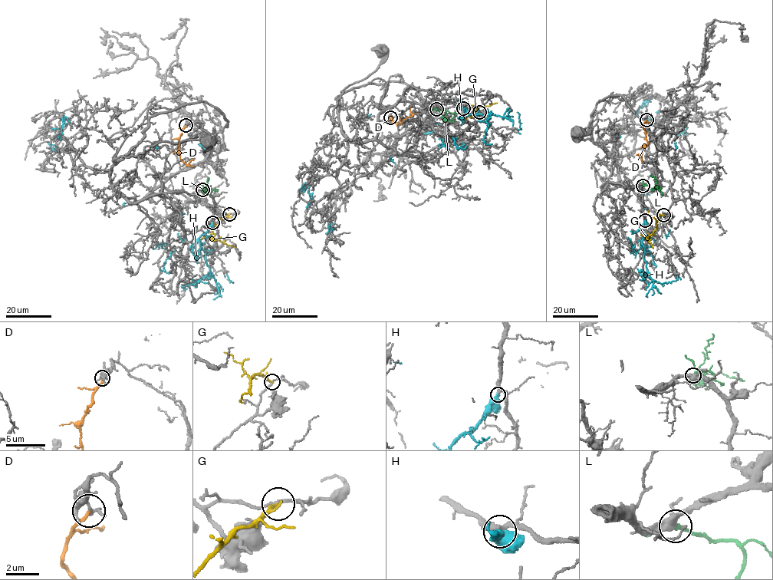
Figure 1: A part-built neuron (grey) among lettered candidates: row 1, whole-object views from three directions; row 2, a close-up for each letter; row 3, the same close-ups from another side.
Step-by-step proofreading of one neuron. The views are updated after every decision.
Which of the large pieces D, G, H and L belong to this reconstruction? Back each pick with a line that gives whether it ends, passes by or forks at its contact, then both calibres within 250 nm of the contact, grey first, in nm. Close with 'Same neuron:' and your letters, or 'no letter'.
L: it passes by; calibres 360 and 150 nm
Same neuron: L

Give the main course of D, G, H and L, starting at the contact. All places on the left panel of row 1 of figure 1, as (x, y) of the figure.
D: (185, 125), (179, 139), (179, 152), (180, 159), (188, 166), (193, 160)
G: (229, 214), (213, 229), (211, 237), (235, 248)
H: (212, 222), (198, 240), (194, 238), (156, 146), (70, 123), (66, 116), (62, 119), (63, 134)
L: (203, 189), (216, 190), (215, 189)

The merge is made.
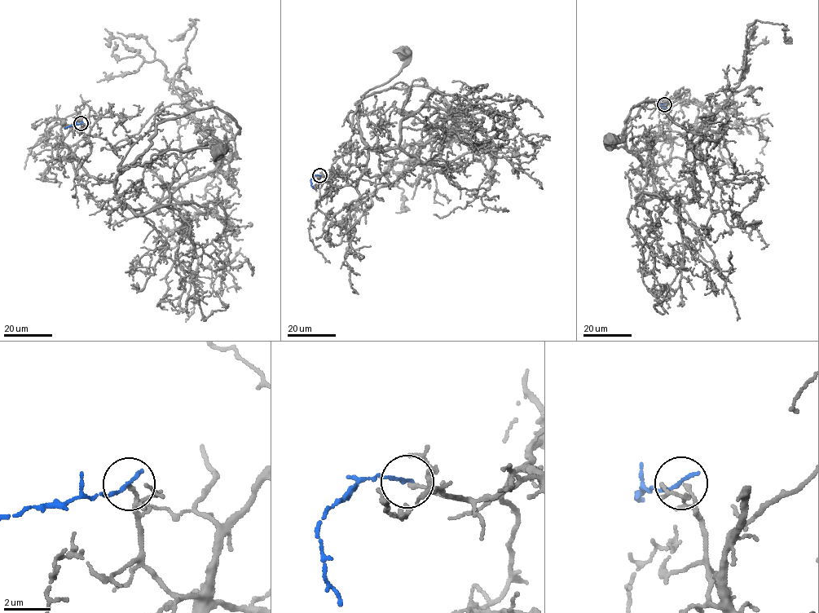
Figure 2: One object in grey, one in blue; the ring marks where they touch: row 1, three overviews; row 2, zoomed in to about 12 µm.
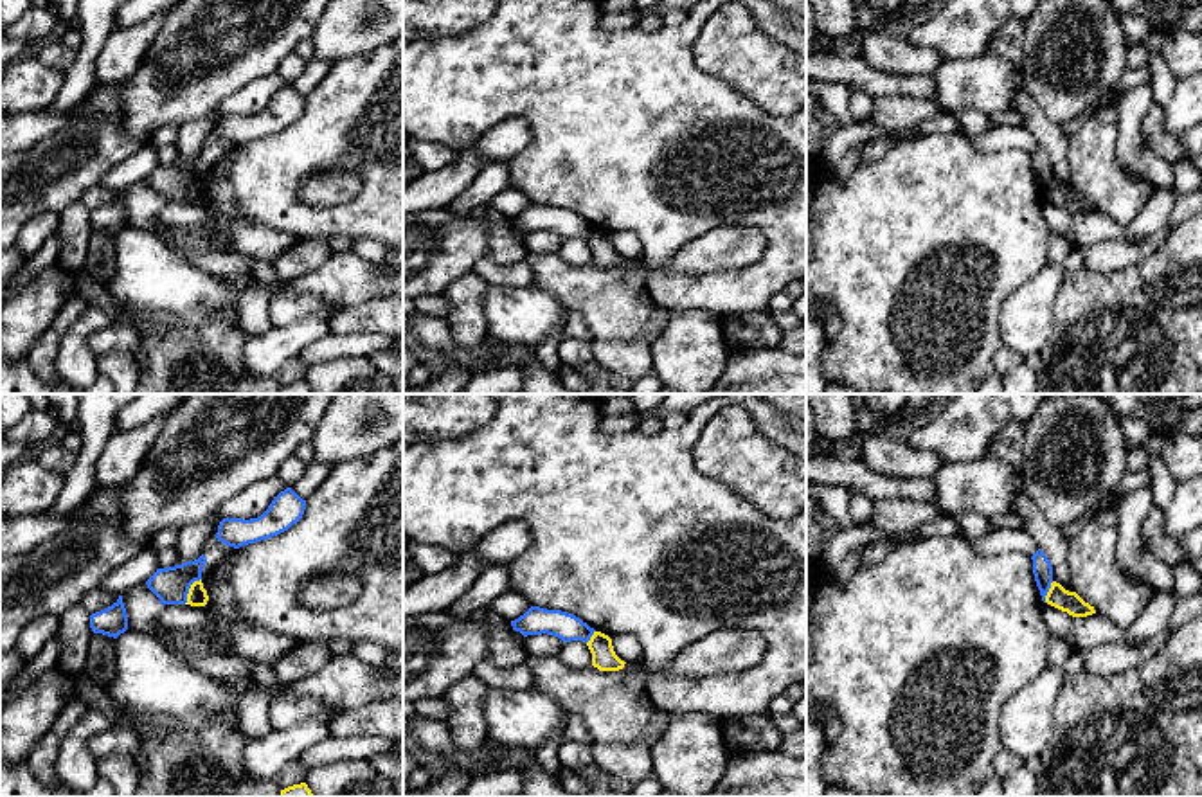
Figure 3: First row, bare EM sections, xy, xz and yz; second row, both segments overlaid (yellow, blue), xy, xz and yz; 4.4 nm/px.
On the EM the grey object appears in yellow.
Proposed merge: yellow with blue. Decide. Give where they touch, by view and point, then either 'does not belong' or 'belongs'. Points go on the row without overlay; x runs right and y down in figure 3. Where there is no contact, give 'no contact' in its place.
xy (189, 188) | does not belong

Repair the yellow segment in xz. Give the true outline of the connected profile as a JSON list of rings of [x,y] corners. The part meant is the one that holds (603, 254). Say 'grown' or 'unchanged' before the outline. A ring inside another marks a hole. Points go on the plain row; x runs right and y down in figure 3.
unchanged; [[[594,228],[587,243],[592,250],[592,263],[599,268],[619,268],[624,264],[626,259],[615,252],[608,232]]]

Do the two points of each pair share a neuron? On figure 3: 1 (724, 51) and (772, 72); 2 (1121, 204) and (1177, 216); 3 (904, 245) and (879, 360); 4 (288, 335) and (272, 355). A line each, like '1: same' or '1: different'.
1: same
2: different
3: same
4: same

